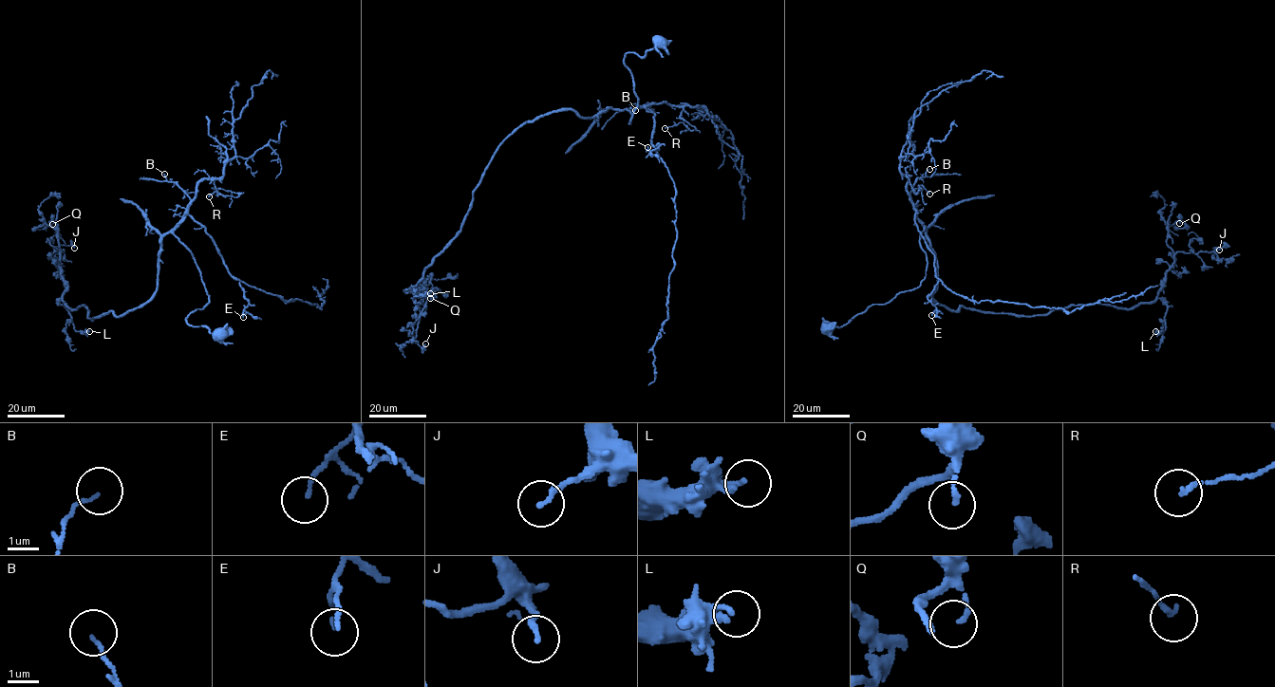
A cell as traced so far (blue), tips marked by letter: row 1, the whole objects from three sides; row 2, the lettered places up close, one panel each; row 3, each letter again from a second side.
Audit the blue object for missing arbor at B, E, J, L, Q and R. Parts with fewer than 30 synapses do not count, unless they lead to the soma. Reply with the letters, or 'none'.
none

